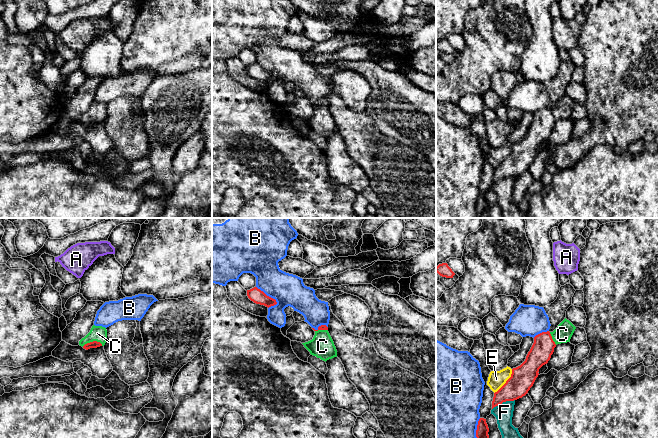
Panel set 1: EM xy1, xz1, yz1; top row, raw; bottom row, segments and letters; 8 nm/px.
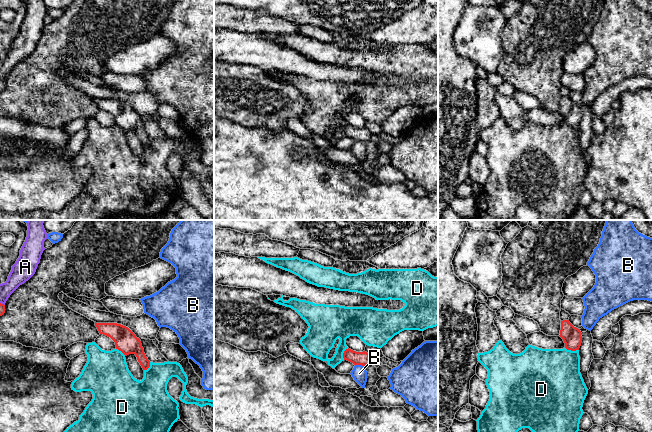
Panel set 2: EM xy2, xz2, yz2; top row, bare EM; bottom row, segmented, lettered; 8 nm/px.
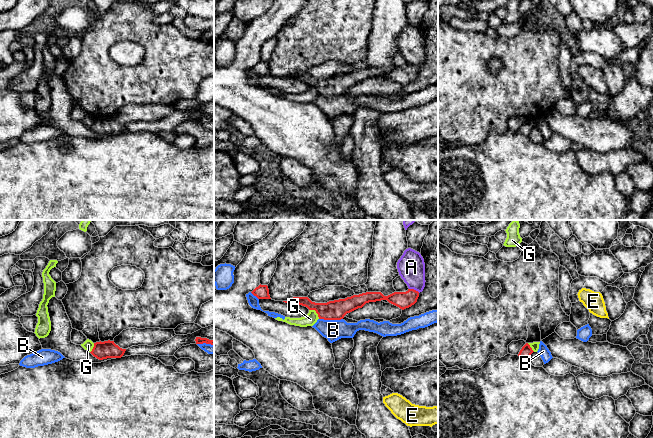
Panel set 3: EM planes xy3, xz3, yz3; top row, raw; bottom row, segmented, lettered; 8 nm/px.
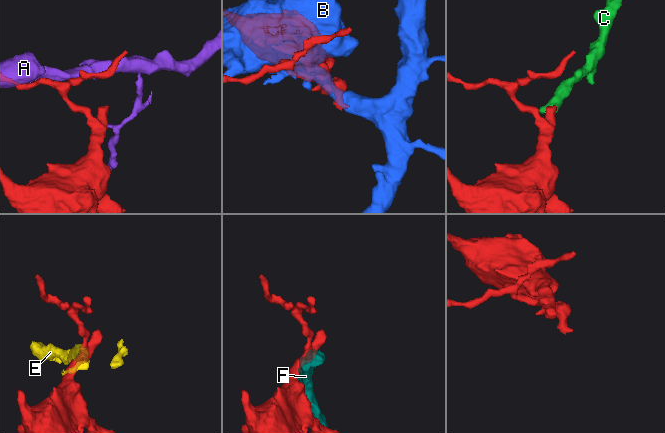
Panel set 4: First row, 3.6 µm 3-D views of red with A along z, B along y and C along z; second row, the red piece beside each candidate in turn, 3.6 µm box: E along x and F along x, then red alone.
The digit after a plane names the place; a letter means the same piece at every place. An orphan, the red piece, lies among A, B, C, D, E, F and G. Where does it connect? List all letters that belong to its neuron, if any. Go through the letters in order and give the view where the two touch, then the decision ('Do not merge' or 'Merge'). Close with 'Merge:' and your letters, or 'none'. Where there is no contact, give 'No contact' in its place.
A: Touches red in xz3. Do not merge
B: Touches red in xz1. Do not merge
C: Touches red in xy1. Merge
D: Touches red in yz2. Do not merge
E: Touches red in yz1. Do not merge
F: Touches red in yz1. Do not merge
G: Touches red in xz3. Do not merge
Merge: C

